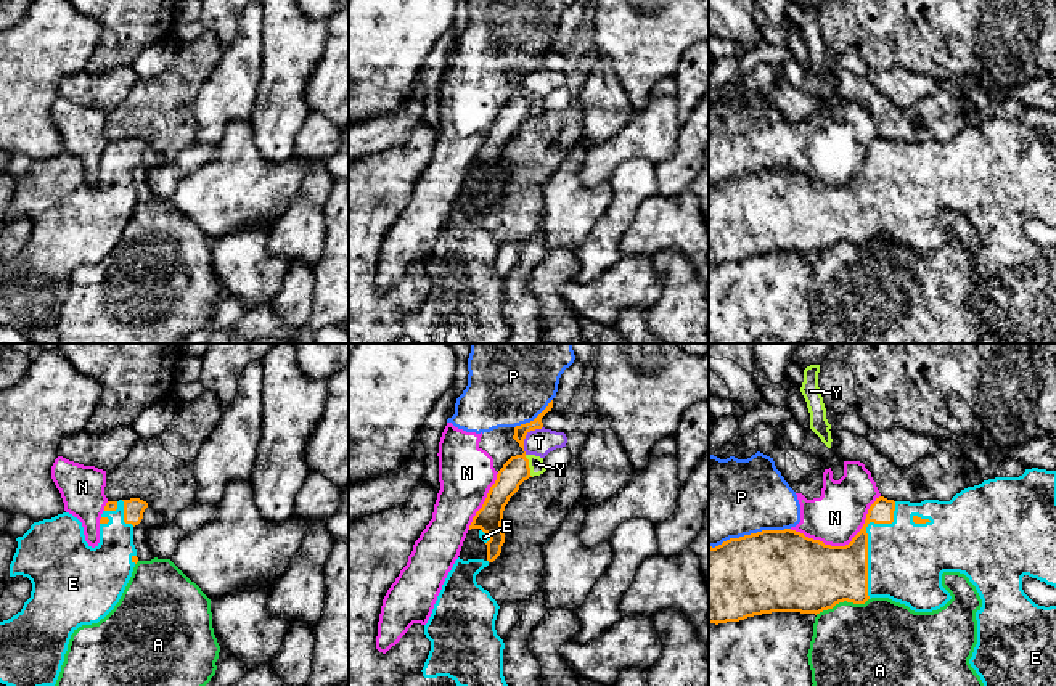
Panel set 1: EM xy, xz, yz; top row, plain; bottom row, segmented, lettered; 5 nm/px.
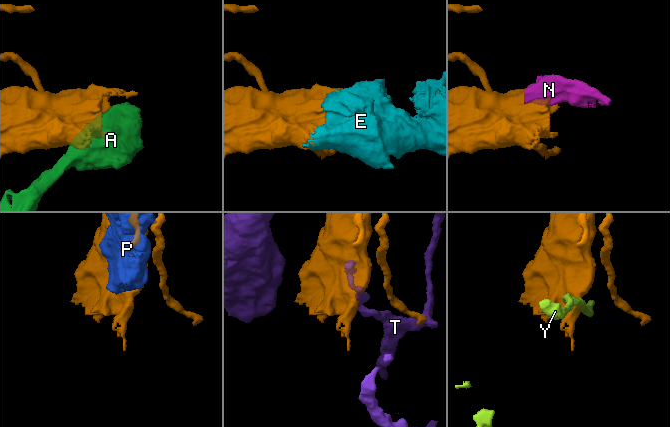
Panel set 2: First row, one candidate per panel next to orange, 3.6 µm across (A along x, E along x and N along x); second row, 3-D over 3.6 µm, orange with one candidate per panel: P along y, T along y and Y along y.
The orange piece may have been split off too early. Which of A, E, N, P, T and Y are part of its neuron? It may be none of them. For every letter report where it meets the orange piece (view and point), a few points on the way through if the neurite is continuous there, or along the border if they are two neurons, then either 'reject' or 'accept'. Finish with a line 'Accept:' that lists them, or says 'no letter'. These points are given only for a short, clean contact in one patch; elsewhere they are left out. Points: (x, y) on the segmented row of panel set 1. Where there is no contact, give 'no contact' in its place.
A: yz (841, 601) | reject
E: yz (867, 540) | accept
N: yz (843, 547) | reject
P: yz (751, 534) | reject
T: xz (524, 437) | reject
Y: xz (528, 466) | reject
Accept: E

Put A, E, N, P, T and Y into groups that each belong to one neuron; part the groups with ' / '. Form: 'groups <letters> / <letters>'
groups A / E / N P / T / Y

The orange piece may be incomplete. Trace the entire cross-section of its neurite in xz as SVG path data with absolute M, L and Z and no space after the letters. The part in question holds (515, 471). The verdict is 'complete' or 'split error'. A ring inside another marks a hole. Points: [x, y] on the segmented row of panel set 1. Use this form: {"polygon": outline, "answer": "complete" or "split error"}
{"polygon": "M526 451L511 456L498 471L495 484L469 525L469 530L479 530L479 538L487 545L487 559L455 561L424 625L424 635L431 641L429 655L421 672L405 676L403 686L508 686L503 676L505 643L495 630L500 606L476 582L476 575L500 556L505 543L501 529L505 506L529 477L532 476Z", "answer": "split error"}

